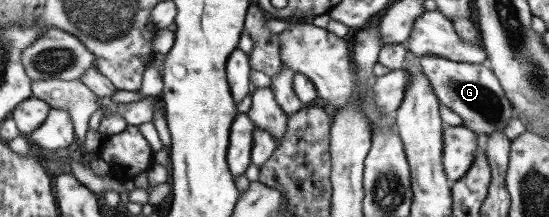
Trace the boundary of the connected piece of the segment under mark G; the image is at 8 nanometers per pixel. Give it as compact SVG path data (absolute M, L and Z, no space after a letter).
M425 55L419 65L427 82L431 83L437 101L461 117L462 127L477 137L487 137L496 132L503 133L514 113L496 76L486 63L458 63L438 56Z

